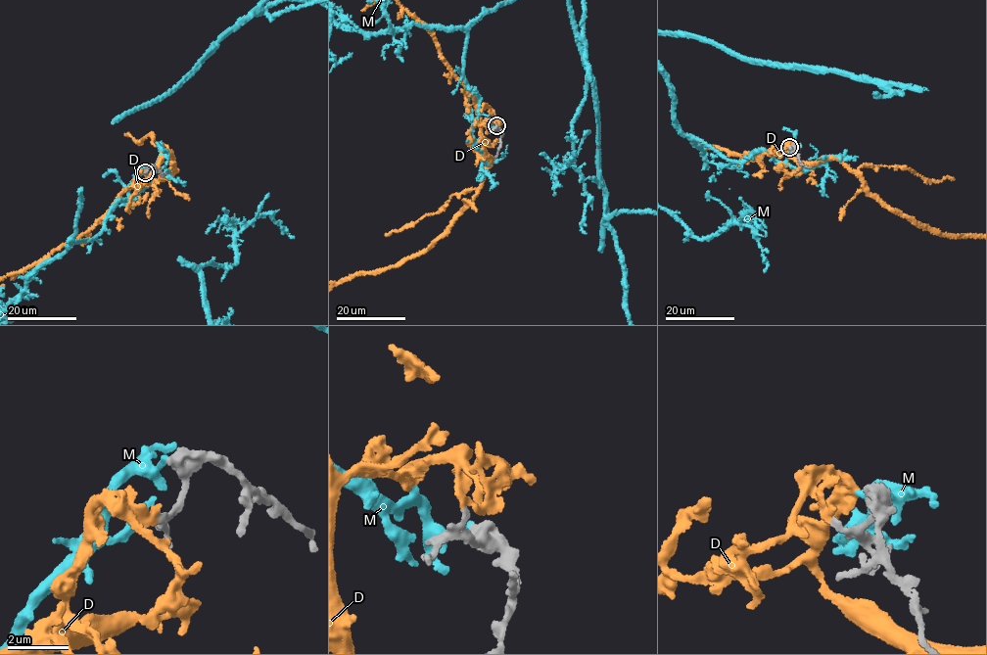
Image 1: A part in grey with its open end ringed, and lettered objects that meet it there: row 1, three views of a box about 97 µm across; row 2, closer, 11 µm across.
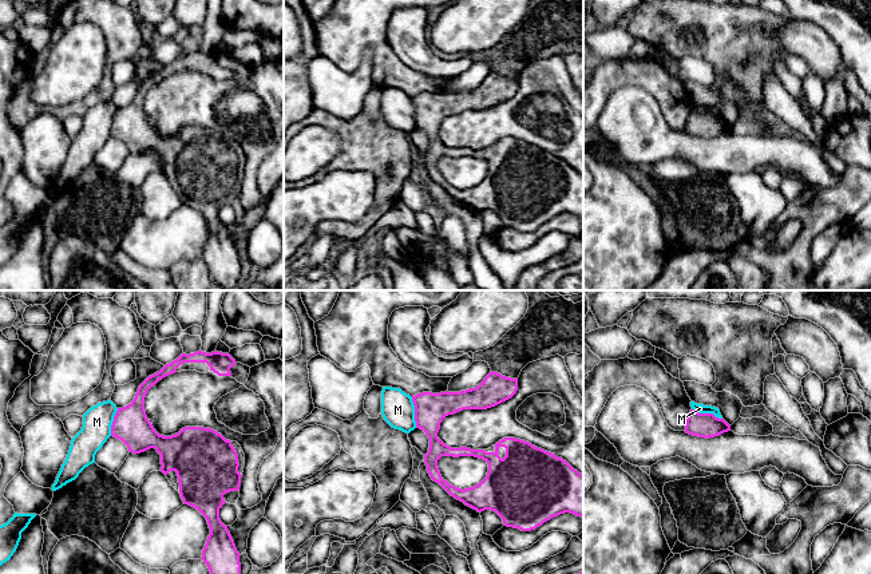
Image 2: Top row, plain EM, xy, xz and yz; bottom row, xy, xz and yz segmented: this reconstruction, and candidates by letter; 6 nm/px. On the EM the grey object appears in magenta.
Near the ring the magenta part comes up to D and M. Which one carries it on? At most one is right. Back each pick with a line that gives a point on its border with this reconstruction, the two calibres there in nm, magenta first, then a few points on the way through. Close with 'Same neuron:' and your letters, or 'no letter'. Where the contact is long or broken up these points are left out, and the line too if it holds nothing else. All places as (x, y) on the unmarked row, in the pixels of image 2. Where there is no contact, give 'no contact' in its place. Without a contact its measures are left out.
D: no contact
Same neuron: D

